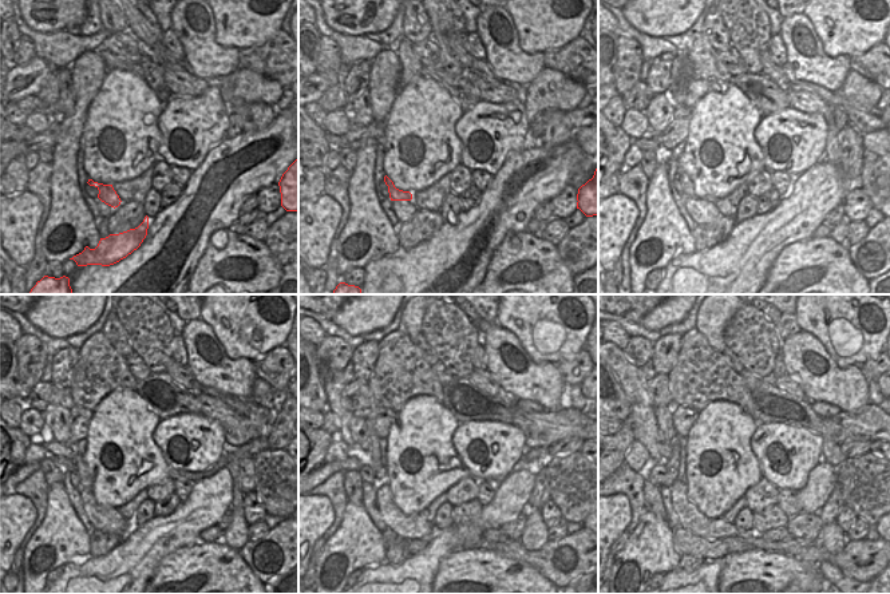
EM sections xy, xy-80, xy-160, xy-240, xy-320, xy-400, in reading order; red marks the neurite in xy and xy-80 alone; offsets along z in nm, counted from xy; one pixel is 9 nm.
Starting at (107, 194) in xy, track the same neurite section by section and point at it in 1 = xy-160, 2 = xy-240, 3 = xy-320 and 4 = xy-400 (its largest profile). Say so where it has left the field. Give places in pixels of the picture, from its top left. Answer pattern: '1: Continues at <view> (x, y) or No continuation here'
1: Continues at xy-160 (684, 178)
2: Continues at xy-240 (84, 476)
3: Continues at xy-320 (378, 467)
4: Continues at xy-400 (664, 419)

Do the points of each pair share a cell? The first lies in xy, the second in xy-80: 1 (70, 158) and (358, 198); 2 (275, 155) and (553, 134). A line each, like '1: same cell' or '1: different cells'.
1: same cell
2: different cells

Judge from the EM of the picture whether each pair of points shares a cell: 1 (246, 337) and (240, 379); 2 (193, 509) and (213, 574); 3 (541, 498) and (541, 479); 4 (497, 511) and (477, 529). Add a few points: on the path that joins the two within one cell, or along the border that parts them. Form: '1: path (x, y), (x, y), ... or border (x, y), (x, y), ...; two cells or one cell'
1: border (217, 339), (230, 359), (246, 357), (253, 361); two cells
2: border (200, 541), (181, 546), (170, 553); two cells
3: path (541, 494), (541, 483); one cell
4: path (491, 517), (482, 523); one cell

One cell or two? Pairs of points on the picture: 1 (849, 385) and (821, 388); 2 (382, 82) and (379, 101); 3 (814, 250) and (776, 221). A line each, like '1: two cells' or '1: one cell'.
1: one cell
2: one cell
3: two cells

